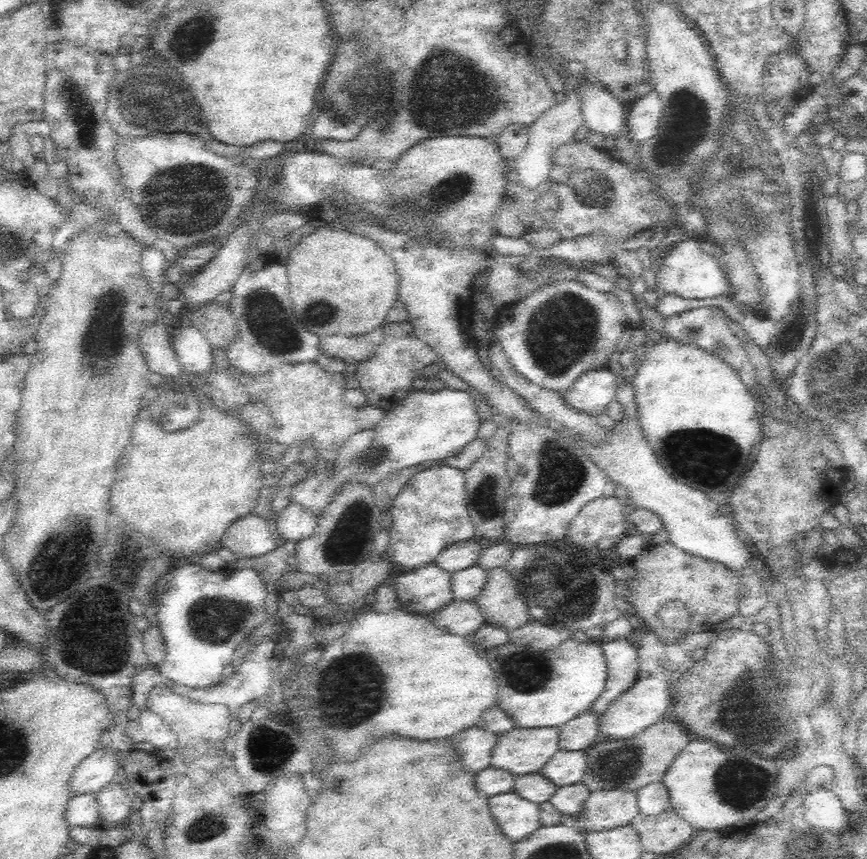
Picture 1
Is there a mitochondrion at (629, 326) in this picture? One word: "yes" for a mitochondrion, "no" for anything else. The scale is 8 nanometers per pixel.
no

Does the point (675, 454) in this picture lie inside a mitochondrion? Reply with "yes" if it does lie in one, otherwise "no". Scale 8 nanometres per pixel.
yes

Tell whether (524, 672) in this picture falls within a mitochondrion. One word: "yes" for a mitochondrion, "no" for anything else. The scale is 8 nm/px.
yes

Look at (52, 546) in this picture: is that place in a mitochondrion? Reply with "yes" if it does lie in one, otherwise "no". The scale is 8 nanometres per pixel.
yes

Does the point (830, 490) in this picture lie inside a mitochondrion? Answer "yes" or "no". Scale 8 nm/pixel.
no

